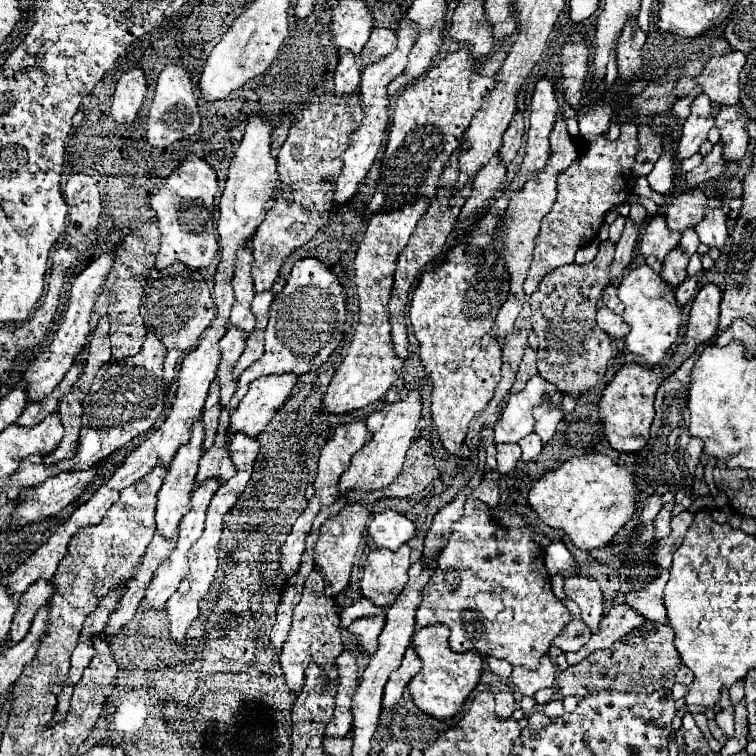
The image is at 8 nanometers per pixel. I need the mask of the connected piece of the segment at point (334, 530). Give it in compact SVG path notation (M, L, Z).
M346 504L338 512L338 516L326 520L320 528L320 536L318 536L316 546L314 546L314 568L322 572L324 582L328 584L326 590L324 590L328 598L340 596L348 586L350 572L352 572L352 566L354 566L354 556L356 556L358 544L362 542L362 532L366 528L368 516L370 516L368 508L364 508L360 504Z

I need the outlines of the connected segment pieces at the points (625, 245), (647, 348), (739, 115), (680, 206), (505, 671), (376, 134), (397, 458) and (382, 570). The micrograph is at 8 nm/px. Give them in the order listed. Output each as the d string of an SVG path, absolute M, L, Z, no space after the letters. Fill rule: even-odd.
M632 220L626 222L626 228L616 244L616 254L614 254L614 262L610 264L608 268L608 274L612 280L620 278L624 268L630 264L632 260L632 252L634 252L634 246L636 246L636 240L638 240L638 234L640 234L640 228L632 224Z
M642 264L642 266L630 270L622 278L622 284L618 286L618 298L626 306L624 314L622 314L624 322L632 324L630 334L624 336L626 348L632 354L642 356L650 366L656 366L658 362L662 362L668 348L678 338L678 328L682 324L680 308L676 306L676 298L674 298L674 290L670 286L666 286L666 282L658 274L654 274L650 266Z
M722 106L720 114L716 116L716 128L720 130L720 144L724 146L724 160L738 162L746 150L748 150L748 134L744 132L744 126L748 122L748 114L742 110L742 106Z
M694 188L692 192L676 192L666 208L668 228L678 232L694 228L704 218L706 204L708 196L700 188Z
M486 656L486 662L488 662L490 670L492 670L496 676L500 676L500 678L510 678L512 666L510 666L506 660L496 660L496 658L492 658L492 656Z
M404 16L404 18L400 20L400 28L398 28L396 34L398 34L398 46L396 46L396 50L394 50L390 56L386 56L386 58L382 58L382 60L370 64L370 66L364 70L364 74L362 74L362 84L360 84L360 108L362 108L364 118L362 118L360 126L350 134L348 148L346 148L346 152L344 152L344 156L342 156L342 162L344 162L342 170L332 178L334 202L336 202L334 206L336 206L336 208L340 208L342 204L346 204L346 202L352 198L352 194L354 194L356 188L358 188L358 182L368 174L368 170L370 170L370 166L372 166L372 162L374 162L374 158L376 158L376 154L378 154L378 150L380 150L380 146L382 146L384 130L386 130L388 124L390 124L390 120L388 120L388 98L386 98L386 88L388 88L388 84L390 84L396 76L400 76L400 74L404 72L404 68L406 68L408 54L410 54L414 42L416 42L416 24L412 24L412 22Z
M410 390L402 400L398 402L384 402L382 408L374 410L372 416L366 418L368 432L372 434L372 440L356 452L352 458L350 468L342 474L338 482L340 494L346 494L350 490L354 492L374 492L378 488L386 488L394 482L394 478L400 474L404 456L408 448L412 446L412 440L416 438L418 428L428 428L428 418L424 416L424 402L420 398L418 390Z
M402 544L396 552L376 548L368 554L360 588L378 606L390 606L408 582L410 546Z

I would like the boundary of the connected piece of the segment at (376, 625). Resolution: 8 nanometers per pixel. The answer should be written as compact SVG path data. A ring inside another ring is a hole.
M384 614L358 618L348 626L348 632L356 640L356 650L364 656L370 656L372 652L376 652L376 640L382 628L384 628Z

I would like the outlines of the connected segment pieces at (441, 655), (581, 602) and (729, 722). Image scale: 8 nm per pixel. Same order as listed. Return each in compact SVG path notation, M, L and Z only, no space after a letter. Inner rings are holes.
M432 624L428 628L416 630L412 636L412 648L422 660L422 670L408 682L414 704L434 718L452 718L462 710L464 700L480 680L482 656L478 652L452 652L448 648L448 628L444 624Z
M570 576L566 578L564 590L566 596L580 606L582 620L590 626L590 630L598 630L604 614L604 598L598 582L590 576Z
M726 688L722 690L722 696L720 696L720 706L722 706L722 710L718 712L716 720L718 720L720 728L724 730L724 734L726 734L728 738L732 738L732 736L734 736L734 718L732 718L734 706L732 706L732 704L730 704L730 700L728 700L728 690L726 690Z

